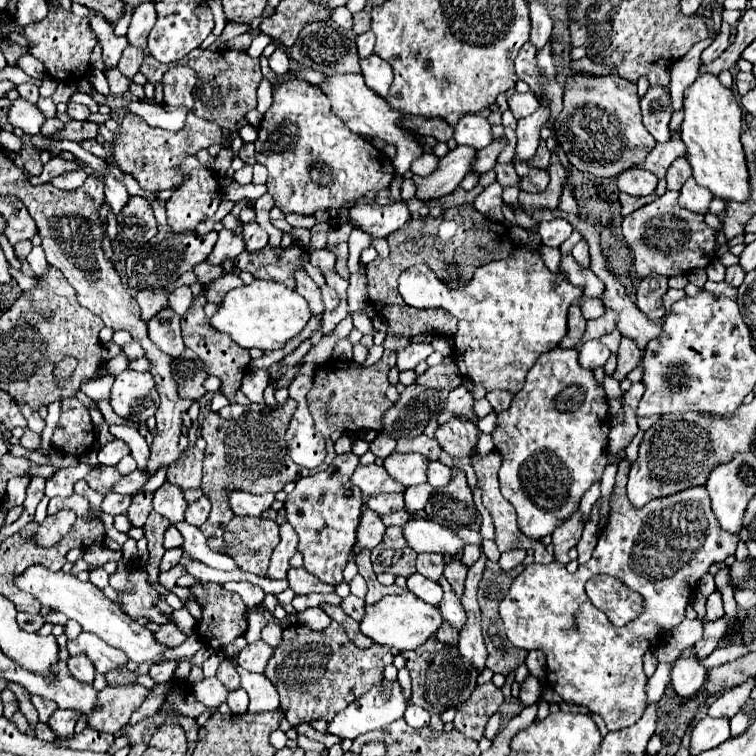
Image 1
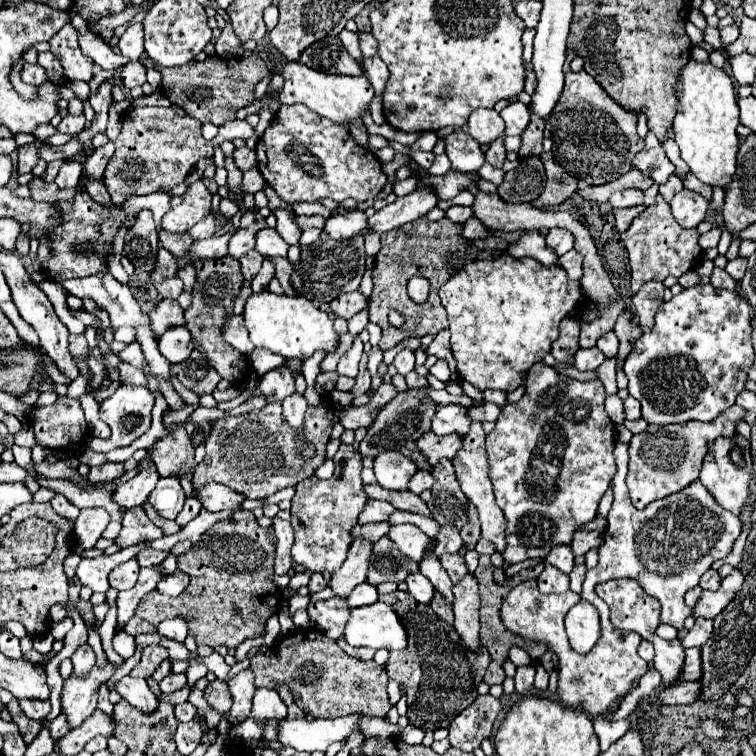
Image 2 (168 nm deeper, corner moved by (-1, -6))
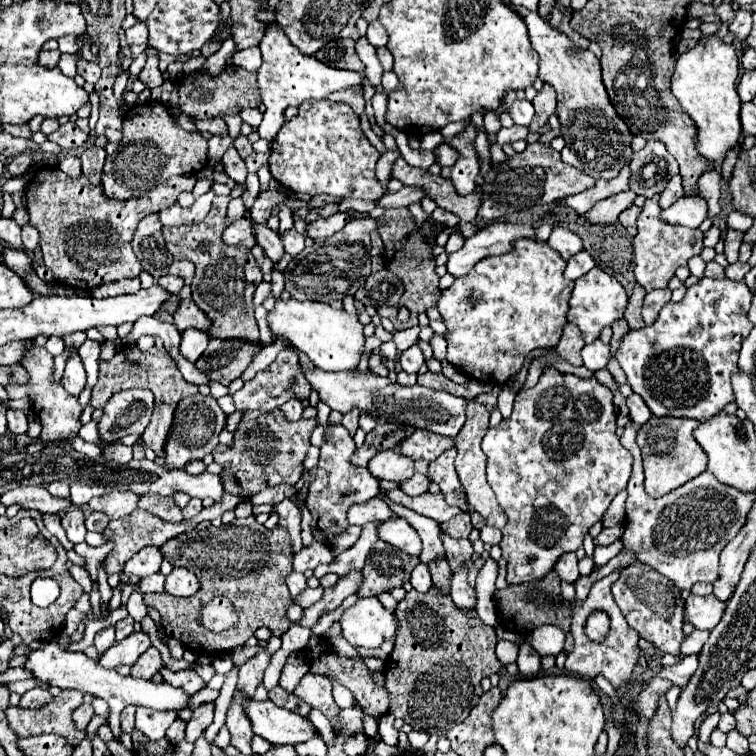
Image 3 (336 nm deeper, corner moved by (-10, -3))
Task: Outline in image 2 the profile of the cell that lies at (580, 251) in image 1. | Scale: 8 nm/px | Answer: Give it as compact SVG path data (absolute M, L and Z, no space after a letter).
M571 249L569 253L559 257L559 263L567 271L569 279L581 279L581 275L583 275L583 255L579 255L579 251Z

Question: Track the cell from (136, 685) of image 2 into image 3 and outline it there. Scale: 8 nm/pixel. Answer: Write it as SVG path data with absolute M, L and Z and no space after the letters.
M150 708L136 710L136 728L148 736L148 740L164 738L168 726L176 720L176 712L156 712Z

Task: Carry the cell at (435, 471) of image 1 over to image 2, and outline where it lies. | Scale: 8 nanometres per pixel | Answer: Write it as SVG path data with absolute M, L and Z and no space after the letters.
M417 471L417 473L413 475L411 483L409 483L409 491L413 491L413 493L419 495L421 491L431 489L433 483L435 483L435 477L433 477L431 473L427 473L427 471Z

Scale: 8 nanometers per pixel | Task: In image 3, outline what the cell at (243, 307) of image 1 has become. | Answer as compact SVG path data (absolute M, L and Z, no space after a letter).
M294 298L278 300L276 308L268 314L268 322L276 336L284 336L288 342L292 342L296 350L304 352L320 370L354 370L364 352L364 326L360 324L358 316L348 314L346 310L336 310L330 304L312 300L298 302Z

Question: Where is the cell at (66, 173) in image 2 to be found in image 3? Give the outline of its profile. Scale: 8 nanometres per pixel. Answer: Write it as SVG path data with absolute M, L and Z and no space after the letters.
M64 156L64 158L60 158L58 168L62 172L66 172L68 176L72 176L72 178L82 176L82 168L80 168L80 158L78 156Z

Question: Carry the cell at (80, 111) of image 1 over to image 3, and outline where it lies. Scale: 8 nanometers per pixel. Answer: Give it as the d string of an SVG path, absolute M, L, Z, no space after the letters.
M66 122L56 132L48 134L48 140L50 142L56 142L64 150L74 150L74 148L82 148L86 144L88 134L84 134L74 122Z

